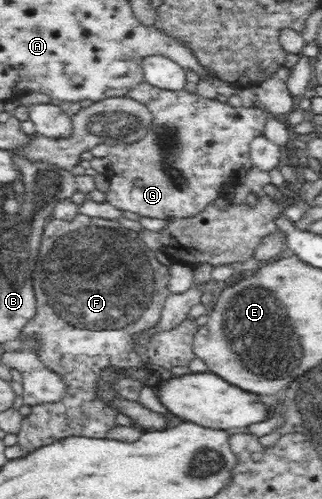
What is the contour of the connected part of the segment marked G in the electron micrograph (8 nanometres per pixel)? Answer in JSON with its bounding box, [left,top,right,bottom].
[105,81,276,217]

